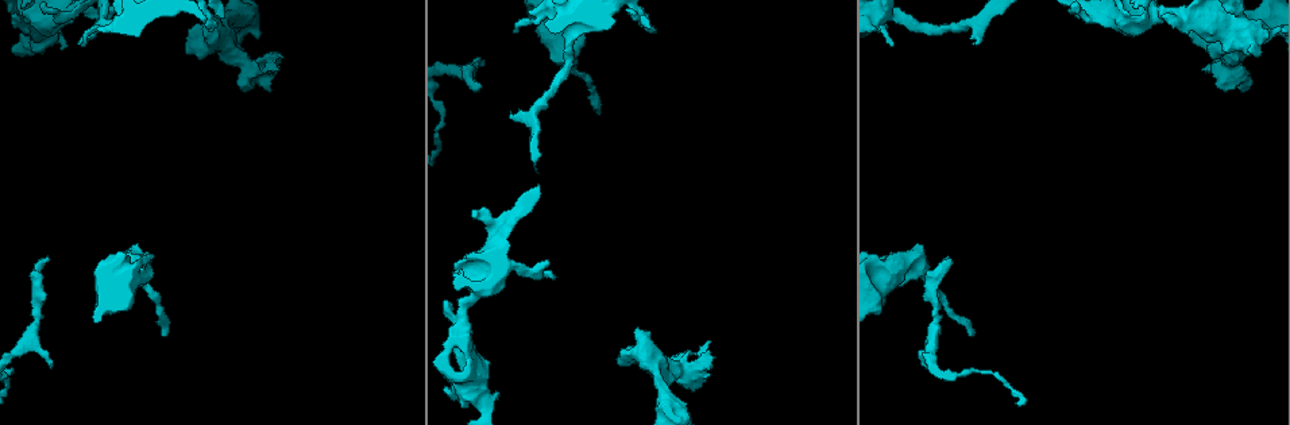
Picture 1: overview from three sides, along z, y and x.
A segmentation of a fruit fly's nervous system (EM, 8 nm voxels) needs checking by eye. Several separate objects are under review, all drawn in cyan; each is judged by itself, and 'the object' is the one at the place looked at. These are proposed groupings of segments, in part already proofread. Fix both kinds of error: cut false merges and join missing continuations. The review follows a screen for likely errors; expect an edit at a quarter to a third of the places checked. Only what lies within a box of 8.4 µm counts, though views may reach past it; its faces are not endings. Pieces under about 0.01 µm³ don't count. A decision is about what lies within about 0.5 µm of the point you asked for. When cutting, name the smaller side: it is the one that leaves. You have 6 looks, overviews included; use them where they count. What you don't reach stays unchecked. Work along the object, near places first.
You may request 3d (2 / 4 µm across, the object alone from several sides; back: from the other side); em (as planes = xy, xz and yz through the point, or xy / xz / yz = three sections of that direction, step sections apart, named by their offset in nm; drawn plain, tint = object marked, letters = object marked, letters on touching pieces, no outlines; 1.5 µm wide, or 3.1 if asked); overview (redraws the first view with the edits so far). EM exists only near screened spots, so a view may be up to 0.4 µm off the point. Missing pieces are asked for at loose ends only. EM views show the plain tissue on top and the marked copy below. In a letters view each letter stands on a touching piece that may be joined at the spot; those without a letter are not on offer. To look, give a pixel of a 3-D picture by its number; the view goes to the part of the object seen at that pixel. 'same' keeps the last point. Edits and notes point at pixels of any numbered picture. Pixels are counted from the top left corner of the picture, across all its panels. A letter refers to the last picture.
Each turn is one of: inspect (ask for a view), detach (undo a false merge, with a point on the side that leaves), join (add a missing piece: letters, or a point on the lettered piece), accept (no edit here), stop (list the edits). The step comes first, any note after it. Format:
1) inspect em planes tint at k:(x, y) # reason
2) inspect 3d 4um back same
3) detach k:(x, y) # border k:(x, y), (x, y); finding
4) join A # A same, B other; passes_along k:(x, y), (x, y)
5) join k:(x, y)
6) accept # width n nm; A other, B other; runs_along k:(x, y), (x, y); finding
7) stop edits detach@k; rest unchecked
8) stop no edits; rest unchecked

inspect 3d 2um at 1:(557, 277) # free end

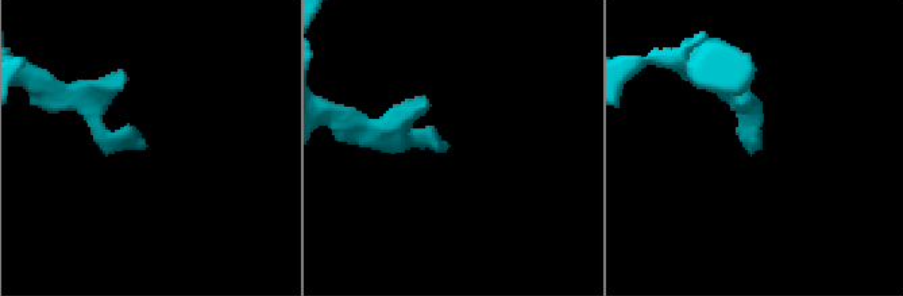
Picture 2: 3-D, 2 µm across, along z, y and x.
inspect em planes letters at 2:(143, 146) # shape alone is not enough

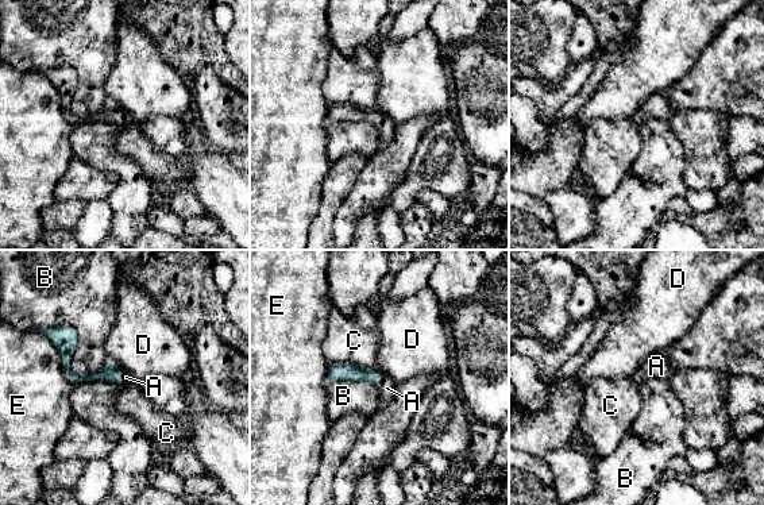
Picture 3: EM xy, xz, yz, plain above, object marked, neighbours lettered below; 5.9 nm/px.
join A # A same, B other, C other, D other, E other; passes_along 3:(340, 371), (381, 381), (386, 388); the cell continues

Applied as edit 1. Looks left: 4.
inspect overview # see it whole again

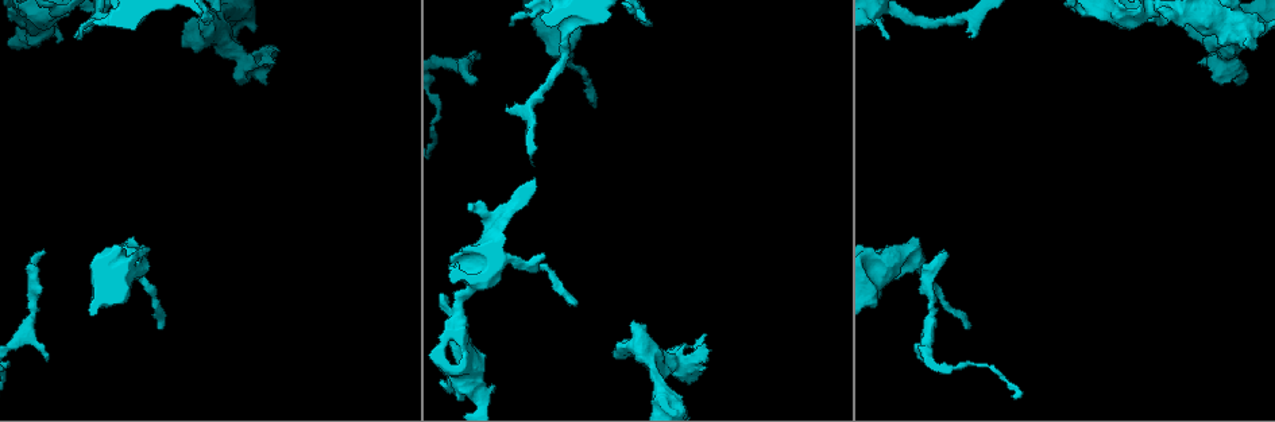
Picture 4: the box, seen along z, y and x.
inspect 3d 4um at 4:(920, 357) # tapers out

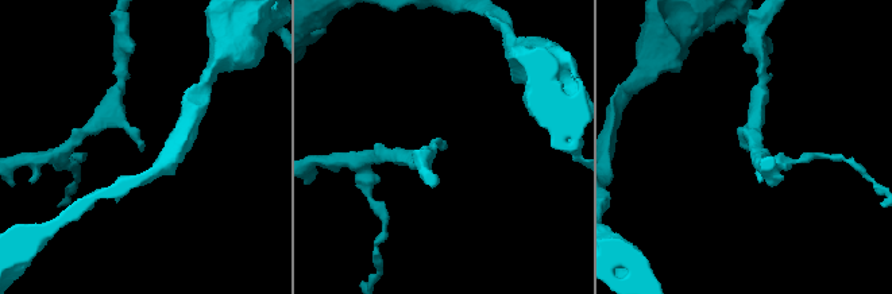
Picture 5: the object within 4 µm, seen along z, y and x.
inspect em xy step 8 letters at 5:(444, 146) # need the tissue

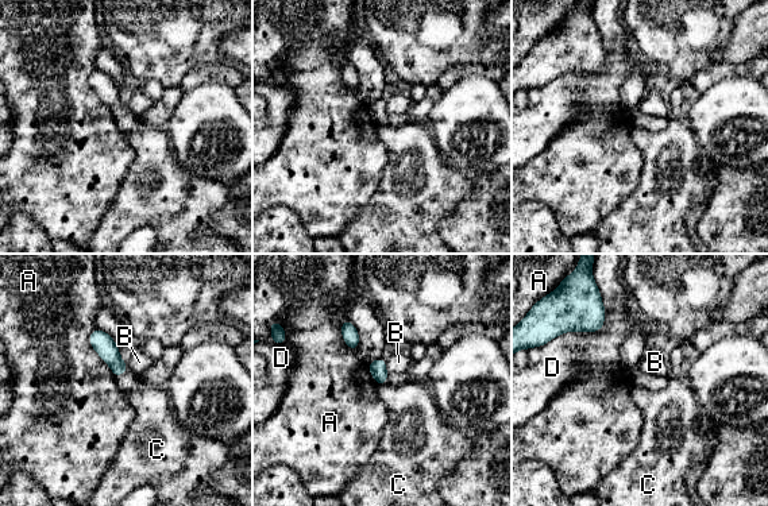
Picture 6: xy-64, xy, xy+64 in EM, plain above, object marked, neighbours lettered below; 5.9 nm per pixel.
accept # A other, B other, C other, D other; border 6:(384, 360), (385, 369), (389, 373); no lettered piece goes on from it

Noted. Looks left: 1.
stop edits join@3; rest unchecked

